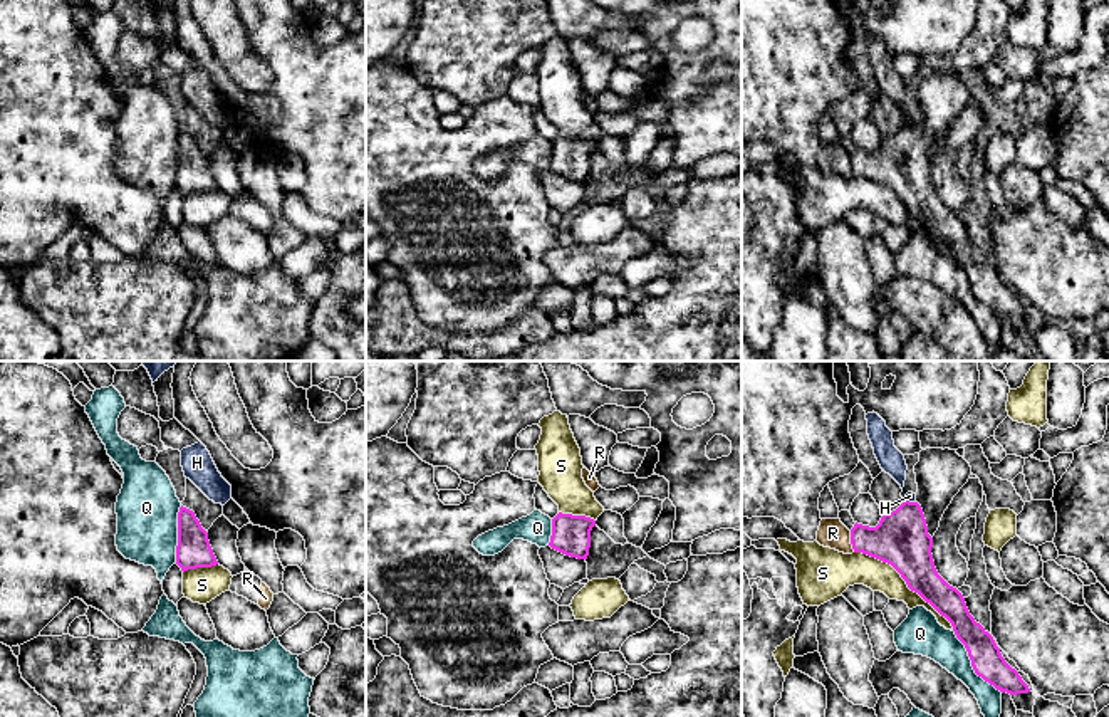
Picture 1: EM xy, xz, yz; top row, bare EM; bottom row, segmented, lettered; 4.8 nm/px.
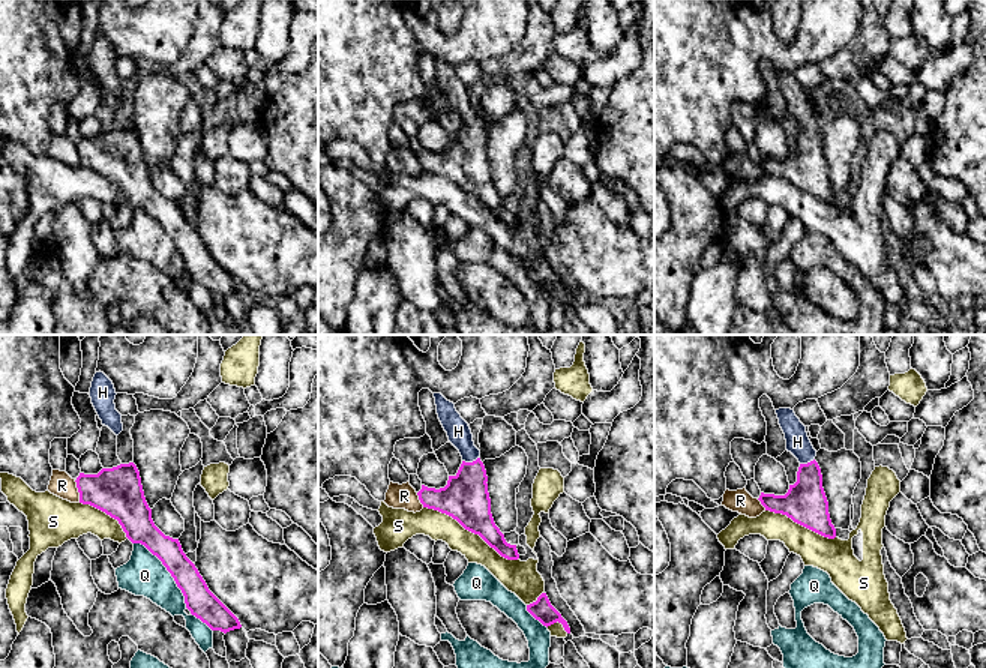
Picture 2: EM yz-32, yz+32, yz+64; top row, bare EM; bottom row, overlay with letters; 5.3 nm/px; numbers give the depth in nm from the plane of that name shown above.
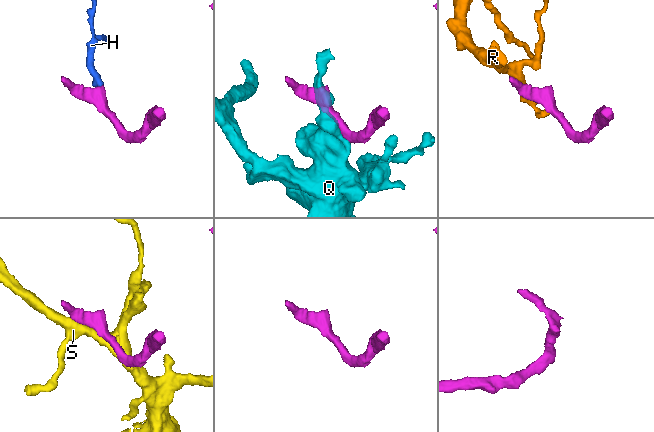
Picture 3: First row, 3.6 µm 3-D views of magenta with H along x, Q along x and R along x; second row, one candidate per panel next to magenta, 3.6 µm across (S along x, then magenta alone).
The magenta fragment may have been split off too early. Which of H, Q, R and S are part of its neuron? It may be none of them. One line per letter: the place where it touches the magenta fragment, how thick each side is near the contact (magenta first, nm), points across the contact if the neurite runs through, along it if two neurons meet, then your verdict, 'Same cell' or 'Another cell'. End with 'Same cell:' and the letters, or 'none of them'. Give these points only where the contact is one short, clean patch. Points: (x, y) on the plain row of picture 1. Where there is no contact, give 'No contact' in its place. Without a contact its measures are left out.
H: Touches magenta at yz (911, 126). Thickness 260 nm (magenta) against 50 nm. Path across: yz (901, 163), (911, 126), (910, 120). Same cell
Q: Touches magenta at yz (972, 289). Thickness 150 nm (magenta) against 170 nm. Another cell
R: Touches magenta at yz (851, 165). Thickness 260 nm (magenta) against 140 nm. Another cell
S: Touches magenta at yz (906, 207). Thickness 260 nm (magenta) against 150 nm. Another cell
Same cell: H

